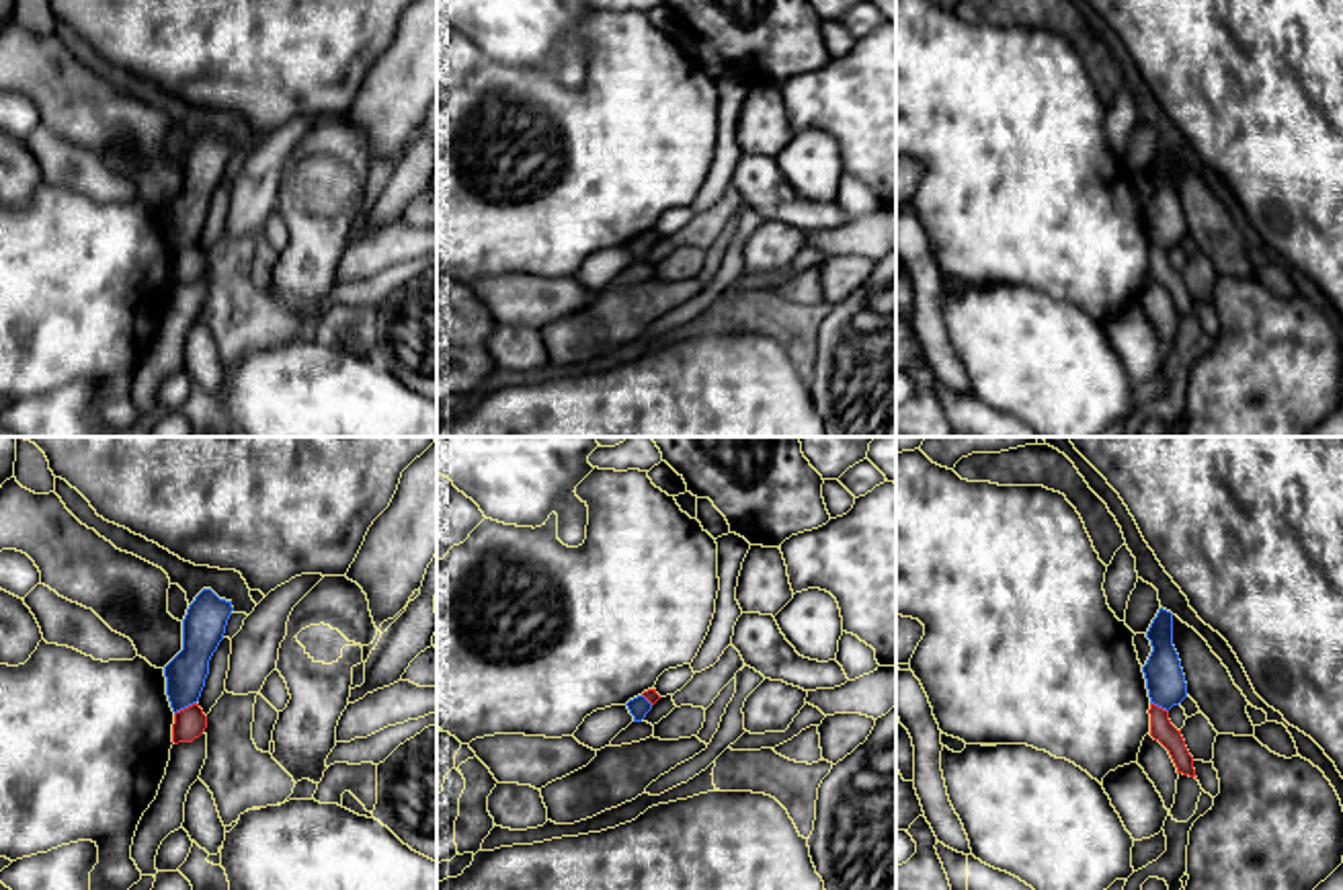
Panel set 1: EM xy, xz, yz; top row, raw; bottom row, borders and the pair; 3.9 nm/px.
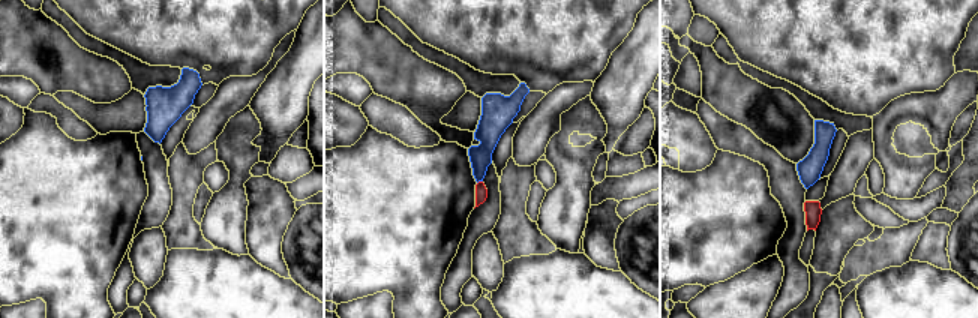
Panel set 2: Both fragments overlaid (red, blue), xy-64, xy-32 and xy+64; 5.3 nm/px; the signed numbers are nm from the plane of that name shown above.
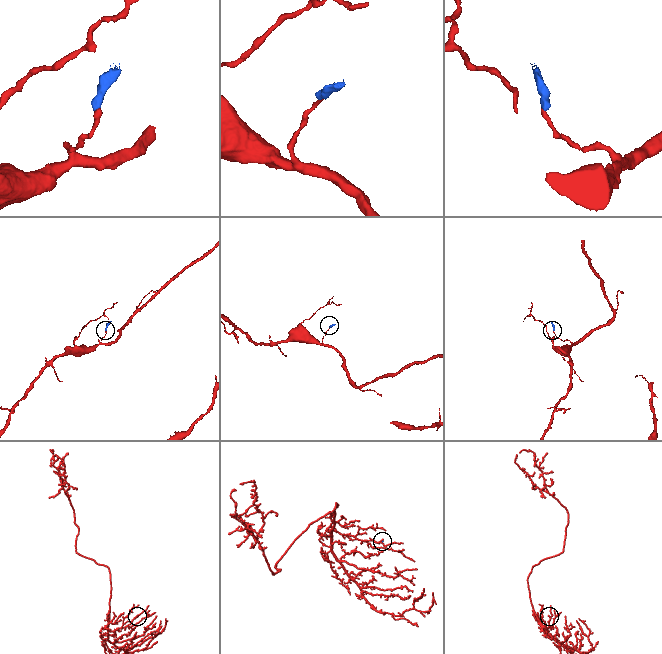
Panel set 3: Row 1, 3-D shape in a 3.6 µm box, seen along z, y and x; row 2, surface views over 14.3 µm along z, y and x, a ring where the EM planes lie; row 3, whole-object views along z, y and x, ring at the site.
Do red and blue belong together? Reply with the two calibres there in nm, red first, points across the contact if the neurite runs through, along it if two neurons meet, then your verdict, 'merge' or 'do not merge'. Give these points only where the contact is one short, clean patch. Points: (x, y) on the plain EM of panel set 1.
120 nm thick on the red side, 160 nm on the other; border along xy (195, 243), (175, 255); do not merge

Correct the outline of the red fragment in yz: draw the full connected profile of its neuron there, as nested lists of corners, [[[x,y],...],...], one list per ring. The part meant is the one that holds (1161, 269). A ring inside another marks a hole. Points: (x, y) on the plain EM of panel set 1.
[[[1150,244],[1150,277],[1158,281],[1171,295],[1177,314],[1195,318],[1193,297],[1189,295],[1181,271],[1177,271],[1171,260],[1169,252]]]

